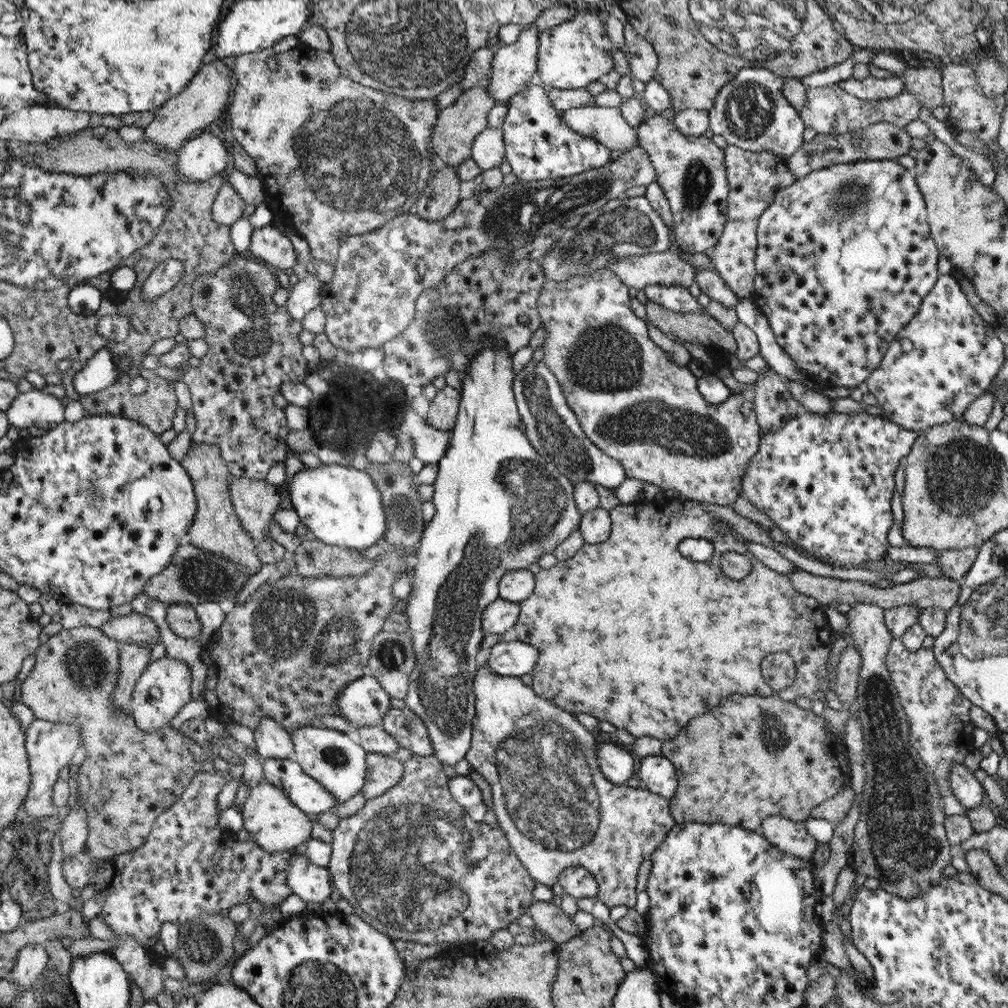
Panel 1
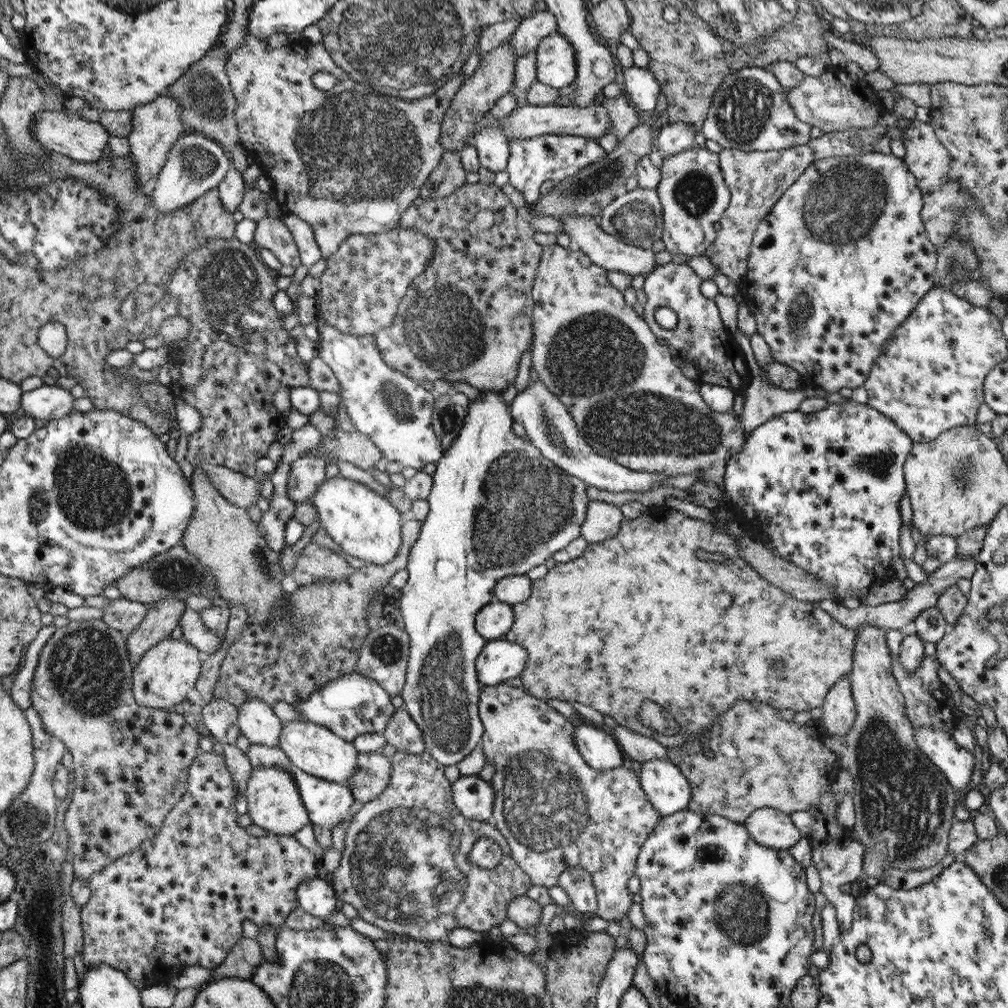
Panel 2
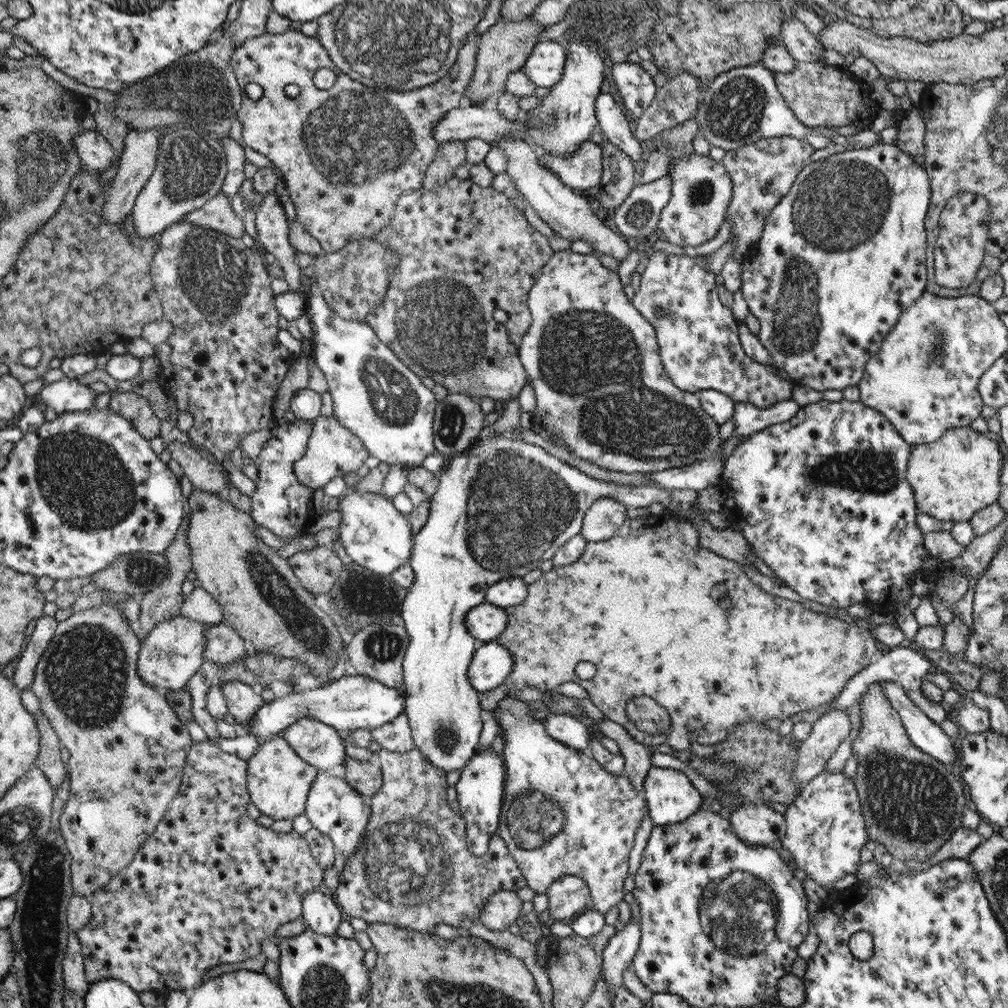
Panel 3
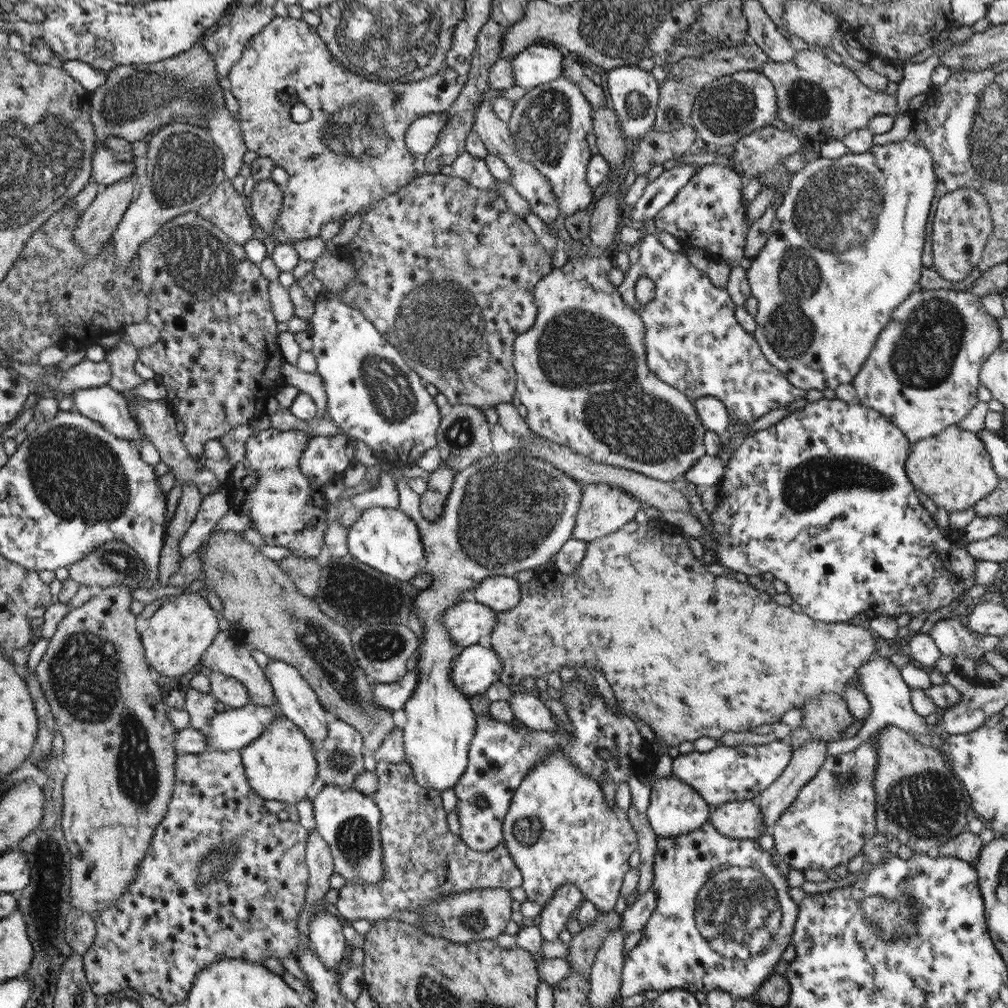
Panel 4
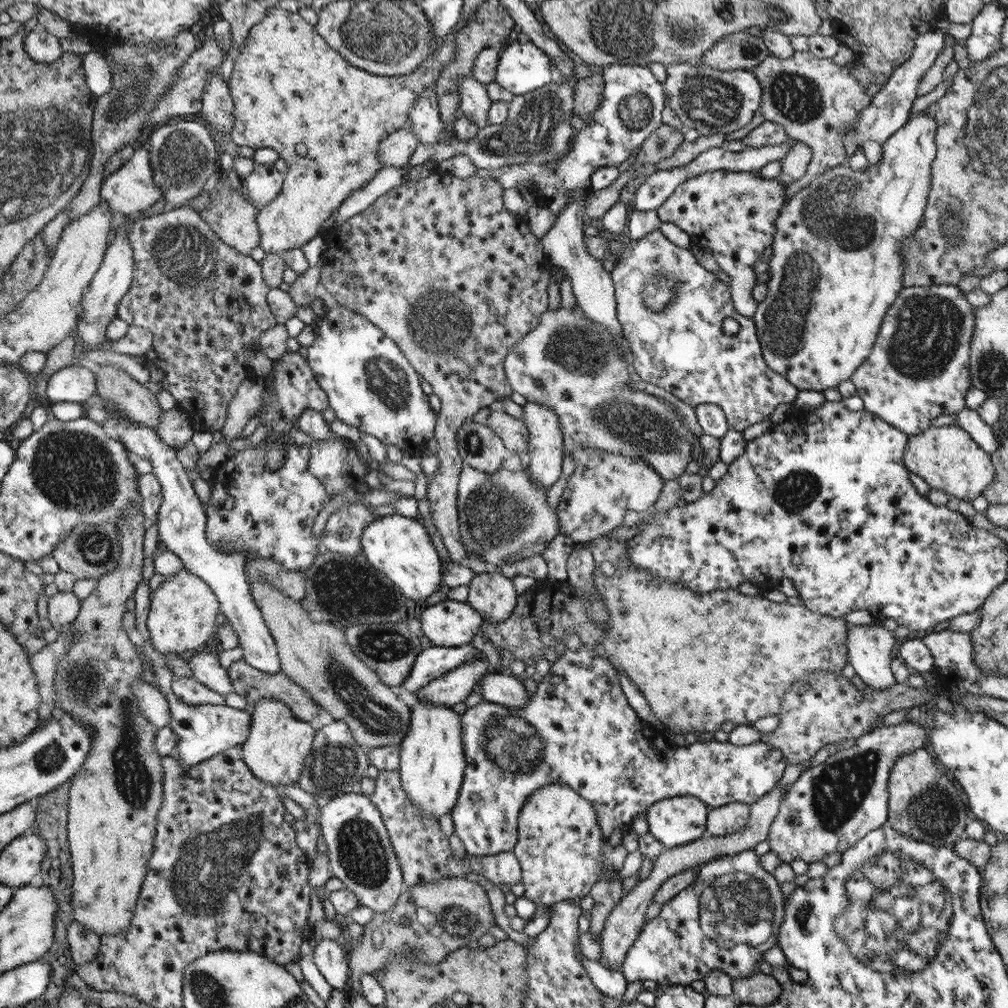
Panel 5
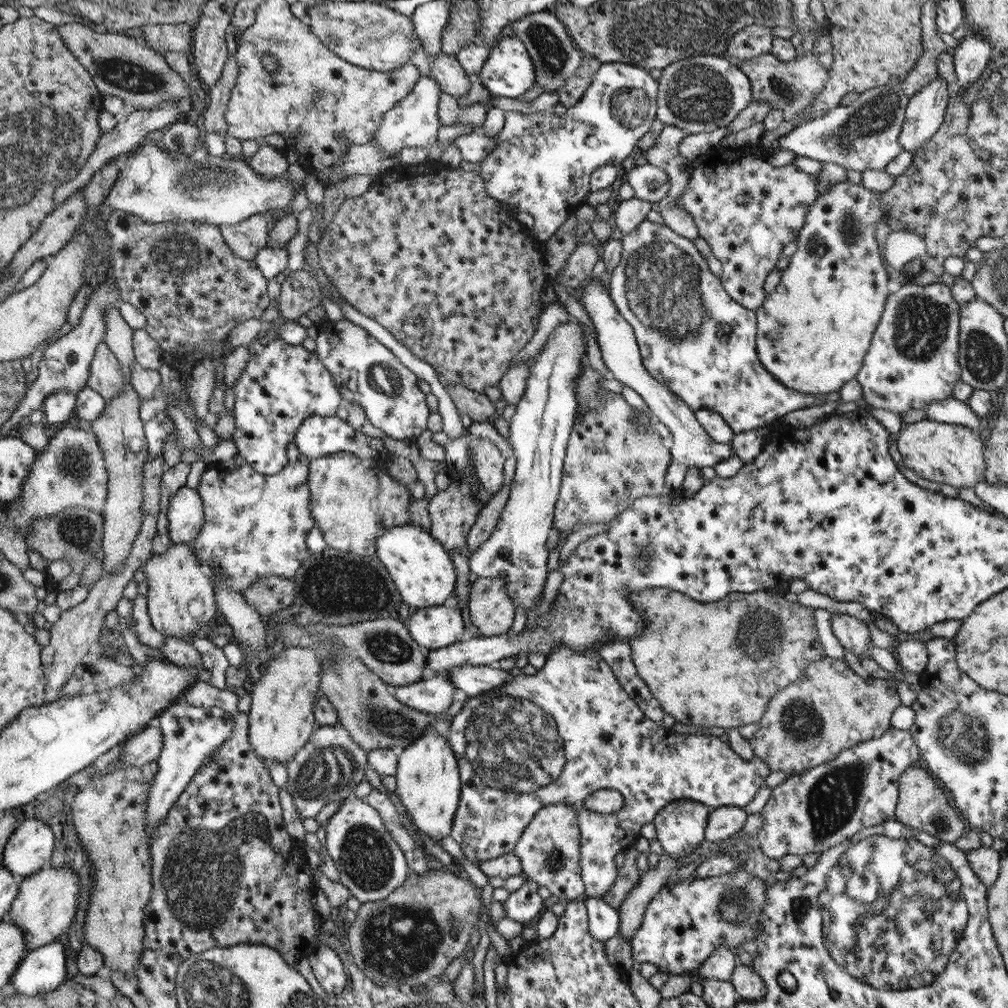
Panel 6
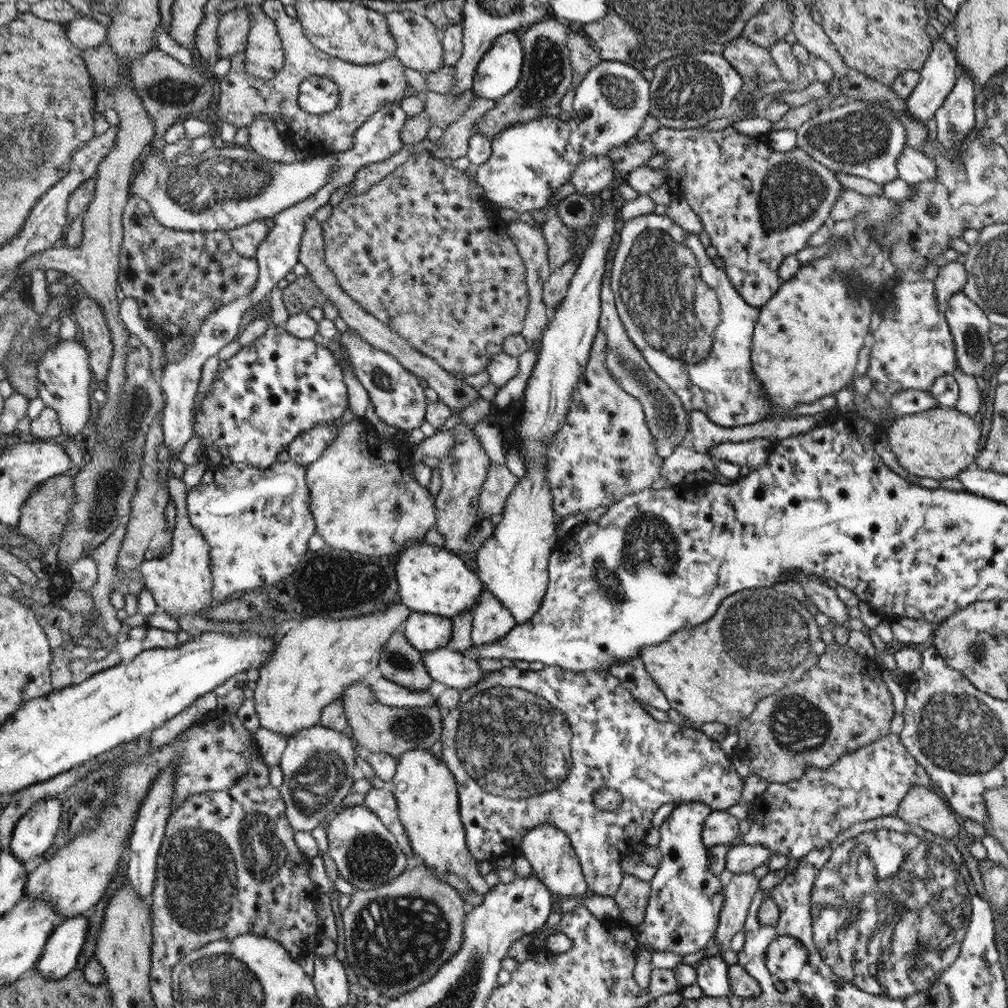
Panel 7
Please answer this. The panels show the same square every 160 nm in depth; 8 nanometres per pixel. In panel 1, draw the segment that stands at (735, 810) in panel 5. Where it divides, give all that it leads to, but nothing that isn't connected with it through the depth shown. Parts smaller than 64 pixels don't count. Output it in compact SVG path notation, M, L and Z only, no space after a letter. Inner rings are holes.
M779 814L765 818L758 832L780 850L809 861L818 846L803 822L794 822Z

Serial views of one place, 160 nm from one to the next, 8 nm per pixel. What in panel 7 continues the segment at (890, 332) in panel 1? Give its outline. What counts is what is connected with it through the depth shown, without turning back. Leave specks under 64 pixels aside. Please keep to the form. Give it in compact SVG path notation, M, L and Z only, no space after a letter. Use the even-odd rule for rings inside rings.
M939 35L919 71L920 83L904 100L911 118L932 127L936 111L956 86L958 66L952 47ZM842 237L827 256L801 263L798 272L779 286L771 300L758 308L759 315L751 344L751 361L755 380L763 384L763 391L771 400L772 407L763 420L790 419L791 410L798 403L811 403L847 388L853 380L859 352L864 347L864 338L870 332L872 324L872 305L869 296L866 296L868 287L878 285L883 275L879 260L875 260L866 250L860 256L854 256L852 246ZM847 276L860 280L862 285L851 286Z

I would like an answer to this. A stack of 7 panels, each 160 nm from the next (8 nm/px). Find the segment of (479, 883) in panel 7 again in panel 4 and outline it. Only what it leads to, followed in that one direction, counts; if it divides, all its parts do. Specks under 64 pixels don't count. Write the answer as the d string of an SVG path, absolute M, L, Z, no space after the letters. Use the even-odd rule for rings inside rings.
M514 450L494 453L474 463L467 463L456 473L451 494L440 516L442 520L428 522L420 512L420 495L409 488L408 481L404 476L397 478L399 510L418 522L424 547L427 548L424 573L431 576L431 583L413 600L415 613L424 623L424 638L418 651L419 684L403 708L406 716L403 727L405 760L412 765L416 781L426 788L443 792L454 788L464 775L472 737L478 730L478 717L470 707L470 697L460 692L451 677L451 666L460 646L448 636L448 630L443 626L443 616L450 607L461 603L462 594L471 598L473 590L491 576L514 577L523 571L536 571L546 562L552 562L566 546L567 540L574 536L583 488L579 481L563 469L556 468L551 461L522 455Z

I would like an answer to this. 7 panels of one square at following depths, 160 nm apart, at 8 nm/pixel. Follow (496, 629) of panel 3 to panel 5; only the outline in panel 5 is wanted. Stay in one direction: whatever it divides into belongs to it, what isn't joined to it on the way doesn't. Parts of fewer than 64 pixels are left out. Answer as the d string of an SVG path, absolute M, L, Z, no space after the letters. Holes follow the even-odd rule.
M446 598L426 607L420 620L422 634L436 647L471 644L483 625L483 615L467 601Z

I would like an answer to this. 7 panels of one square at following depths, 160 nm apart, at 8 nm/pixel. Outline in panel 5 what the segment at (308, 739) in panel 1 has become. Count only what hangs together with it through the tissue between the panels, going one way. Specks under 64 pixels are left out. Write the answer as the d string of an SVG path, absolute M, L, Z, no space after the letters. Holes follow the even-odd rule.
M114 401L104 402L105 408L110 412L121 412L119 417L112 417L111 422L116 428L118 441L125 448L138 454L140 458L152 462L152 474L159 480L162 487L163 502L158 514L158 538L167 546L167 552L176 554L184 570L202 577L219 596L220 608L225 618L230 621L232 629L236 632L239 646L243 650L243 658L250 666L276 674L281 671L282 661L279 659L279 651L266 627L260 609L256 606L248 578L244 568L247 564L242 552L235 552L226 555L223 552L214 550L206 537L207 514L204 507L200 505L200 498L193 488L193 481L190 479L187 470L177 459L177 451L164 443L153 429L132 423L129 416L121 410Z

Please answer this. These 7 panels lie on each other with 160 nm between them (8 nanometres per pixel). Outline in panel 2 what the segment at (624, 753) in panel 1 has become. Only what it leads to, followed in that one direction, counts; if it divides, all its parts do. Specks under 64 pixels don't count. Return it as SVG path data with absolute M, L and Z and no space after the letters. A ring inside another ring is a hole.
M577 725L575 743L584 758L596 770L604 773L620 771L623 768L624 752L605 727Z

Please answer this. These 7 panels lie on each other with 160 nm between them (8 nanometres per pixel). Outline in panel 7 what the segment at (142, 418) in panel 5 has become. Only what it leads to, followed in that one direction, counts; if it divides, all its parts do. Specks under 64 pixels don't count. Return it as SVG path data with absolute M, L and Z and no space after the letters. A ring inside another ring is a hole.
M86 295L73 309L77 326L80 326L82 332L83 343L89 351L88 360L91 371L100 384L107 377L113 357L110 327L105 321L103 308Z

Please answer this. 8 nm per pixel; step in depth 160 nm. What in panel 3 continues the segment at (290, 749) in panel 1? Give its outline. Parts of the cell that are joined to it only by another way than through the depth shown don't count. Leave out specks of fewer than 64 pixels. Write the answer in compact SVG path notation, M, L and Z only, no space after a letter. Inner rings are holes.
M239 680L222 682L221 689L226 699L228 712L232 714L238 725L253 722L256 711L265 703L256 687Z

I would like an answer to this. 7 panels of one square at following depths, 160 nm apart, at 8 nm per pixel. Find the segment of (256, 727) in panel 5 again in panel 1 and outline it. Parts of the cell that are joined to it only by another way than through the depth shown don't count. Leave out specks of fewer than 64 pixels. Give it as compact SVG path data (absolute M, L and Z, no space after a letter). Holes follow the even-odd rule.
M265 781L251 787L248 798L240 810L243 818L243 828L248 830L250 841L259 844L268 852L282 852L302 847L311 838L311 816L300 809L287 796L287 793L279 788L279 785Z

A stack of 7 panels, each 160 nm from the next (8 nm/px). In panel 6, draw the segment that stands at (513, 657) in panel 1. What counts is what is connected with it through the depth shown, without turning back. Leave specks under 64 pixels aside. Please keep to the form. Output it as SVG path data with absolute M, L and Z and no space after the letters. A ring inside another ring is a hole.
M444 674L396 687L395 696L410 708L437 716L447 712L454 700L455 684Z

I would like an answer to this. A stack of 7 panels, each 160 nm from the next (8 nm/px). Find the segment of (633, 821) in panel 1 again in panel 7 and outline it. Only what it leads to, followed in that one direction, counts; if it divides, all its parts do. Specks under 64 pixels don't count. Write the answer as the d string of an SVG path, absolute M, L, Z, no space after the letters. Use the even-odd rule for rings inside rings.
M548 823L541 824L528 832L522 847L524 858L532 866L533 872L551 889L552 893L570 898L588 895L589 883L584 875L581 861L571 844L570 837L563 829Z

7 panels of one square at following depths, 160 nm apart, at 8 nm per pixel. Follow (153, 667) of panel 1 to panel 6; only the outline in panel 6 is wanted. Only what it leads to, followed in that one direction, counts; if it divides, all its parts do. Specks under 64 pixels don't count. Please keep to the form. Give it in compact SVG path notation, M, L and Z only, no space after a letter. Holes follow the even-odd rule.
M172 544L163 556L149 560L145 566L148 578L147 611L157 632L165 638L178 639L194 636L206 626L214 614L214 588L212 576L203 568L195 554L195 548L188 544Z

